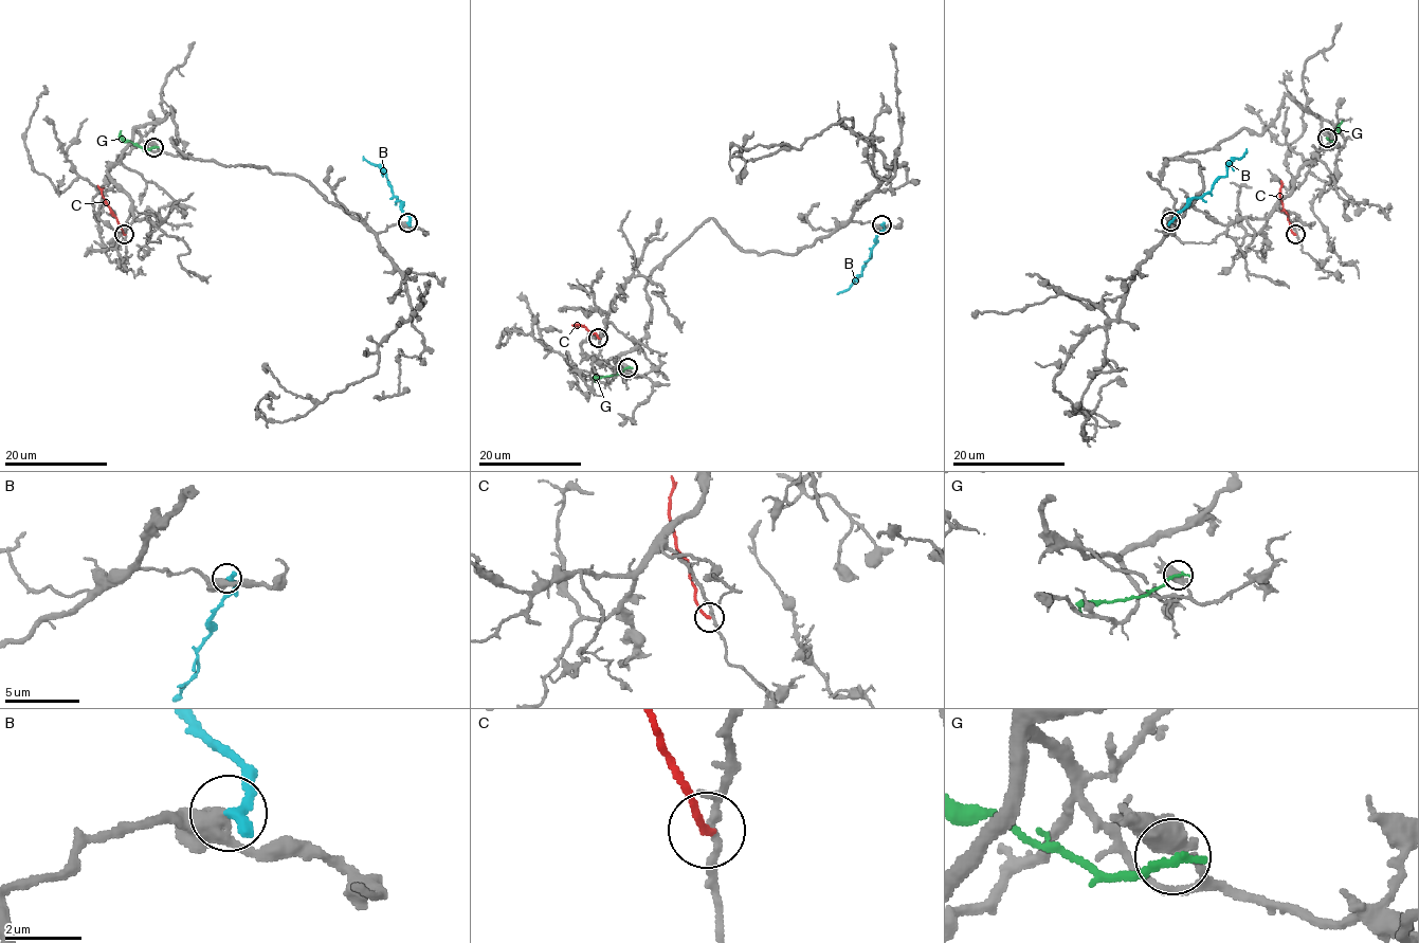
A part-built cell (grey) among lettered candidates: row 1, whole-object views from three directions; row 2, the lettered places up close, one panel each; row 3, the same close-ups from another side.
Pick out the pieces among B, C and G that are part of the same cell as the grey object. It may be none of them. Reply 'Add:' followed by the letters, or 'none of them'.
Add: none of them

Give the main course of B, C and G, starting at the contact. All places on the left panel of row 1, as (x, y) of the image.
B: (407, 222), (408, 217), (392, 194), (386, 175), (362, 157)
C: (124, 234), (97, 185)
G: (153, 146), (142, 149), (124, 139), (121, 131)

